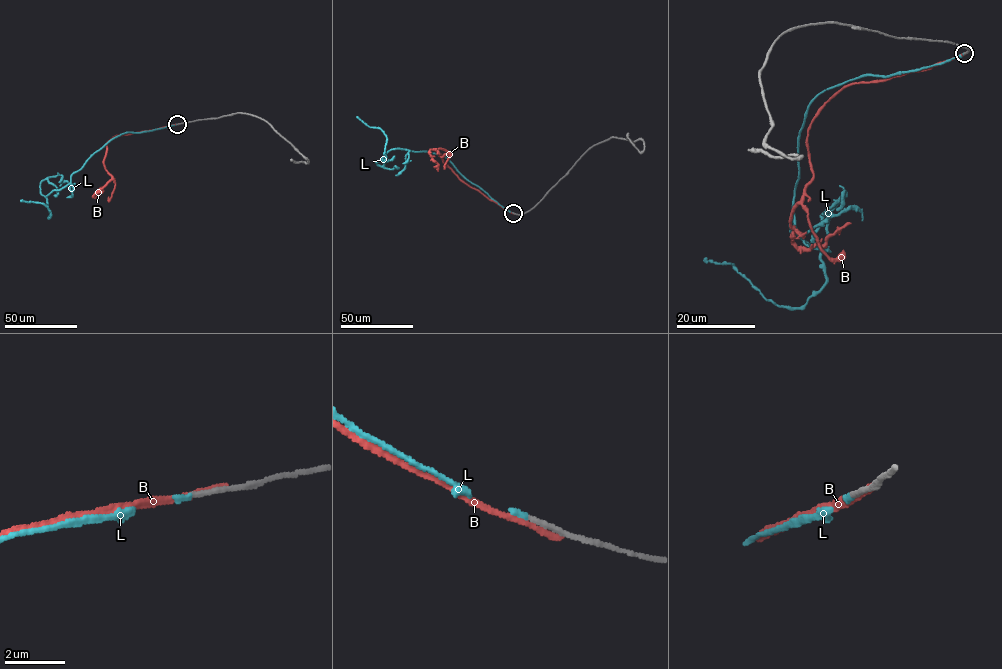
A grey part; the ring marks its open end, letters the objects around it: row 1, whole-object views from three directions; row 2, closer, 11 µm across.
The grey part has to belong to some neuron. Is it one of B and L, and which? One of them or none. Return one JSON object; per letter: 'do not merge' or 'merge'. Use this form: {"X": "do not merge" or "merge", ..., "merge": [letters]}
{"B": "do not merge", "L": "merge", "merge": ["L"]}

